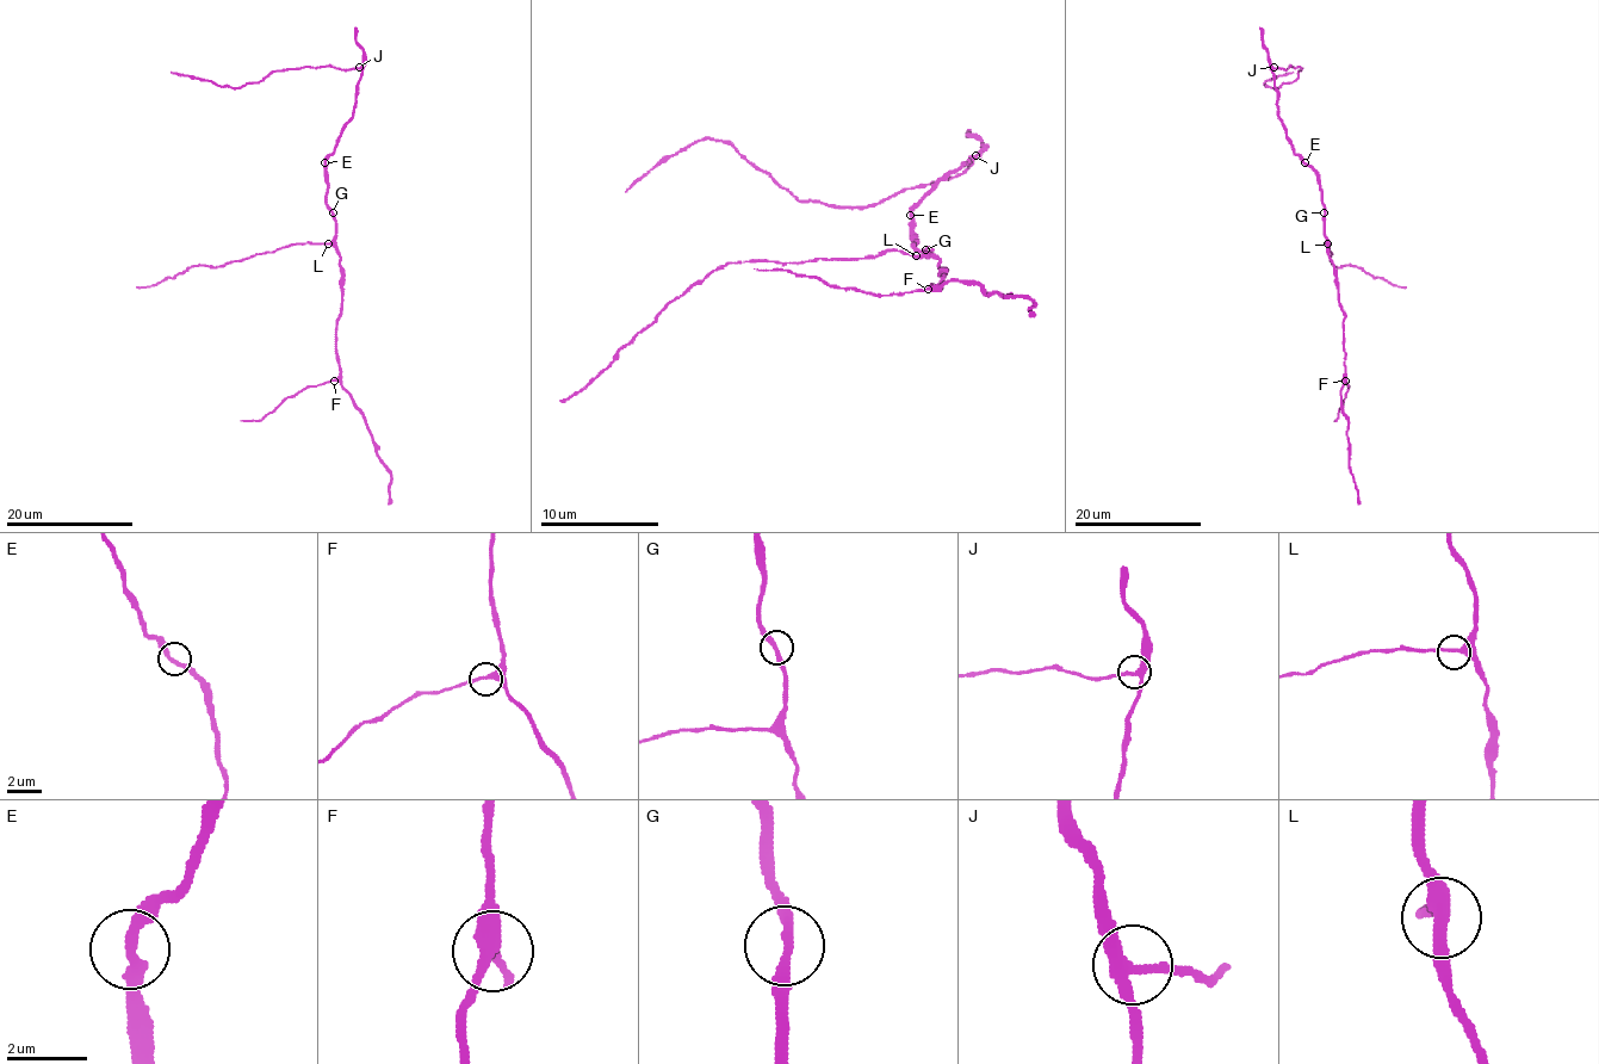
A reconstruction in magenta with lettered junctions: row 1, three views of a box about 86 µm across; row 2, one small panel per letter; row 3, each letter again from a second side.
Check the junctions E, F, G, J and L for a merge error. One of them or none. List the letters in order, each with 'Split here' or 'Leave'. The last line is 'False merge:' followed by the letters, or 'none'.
E: Leave
F: Leave
G: Leave
J: Leave
L: Leave
False merge: none

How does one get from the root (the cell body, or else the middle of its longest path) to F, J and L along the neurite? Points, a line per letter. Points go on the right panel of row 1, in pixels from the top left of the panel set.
F: (1319, 177), (1324, 237), (1334, 266), (1339, 307), (1344, 313), (1345, 381)
J: (1319, 177), (1294, 152), (1278, 117), (1274, 67)
L: (1319, 177), (1327, 243)

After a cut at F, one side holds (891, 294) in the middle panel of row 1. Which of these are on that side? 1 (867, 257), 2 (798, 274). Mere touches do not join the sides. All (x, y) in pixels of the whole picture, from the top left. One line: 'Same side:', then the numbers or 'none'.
Same side: 2

